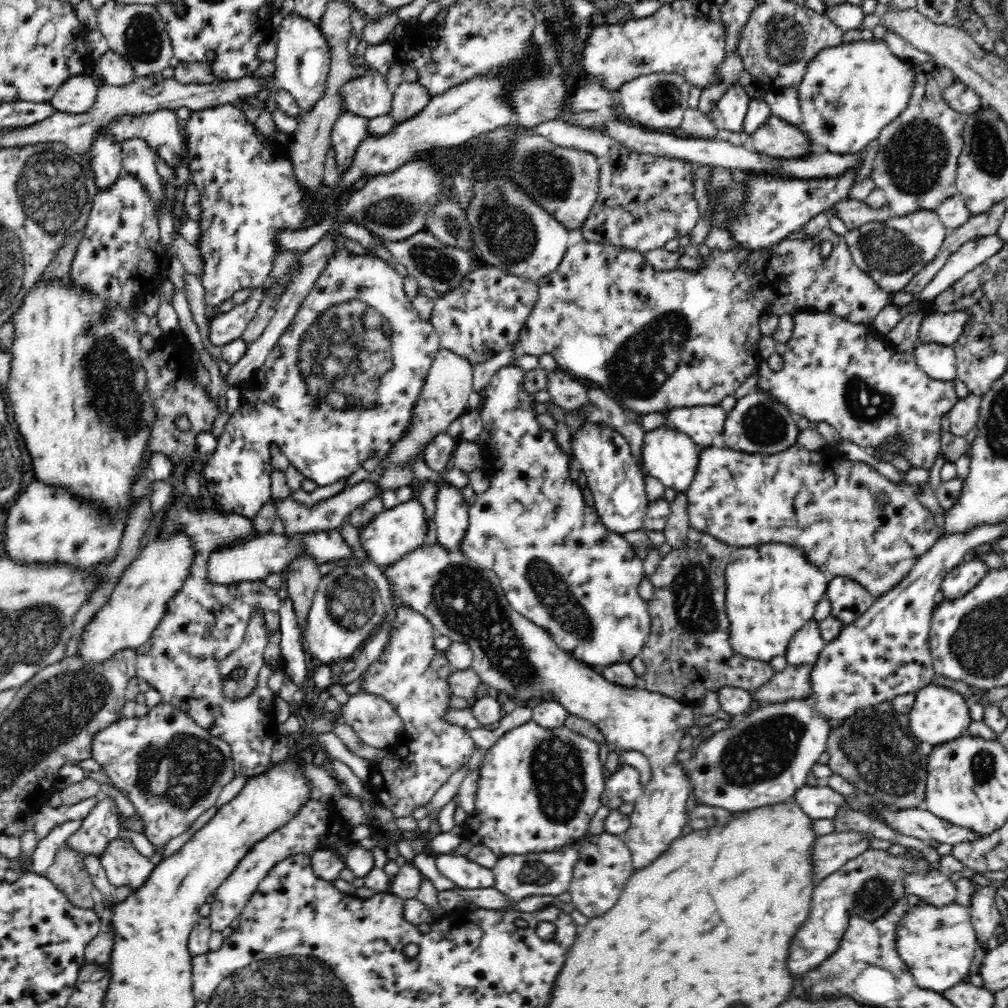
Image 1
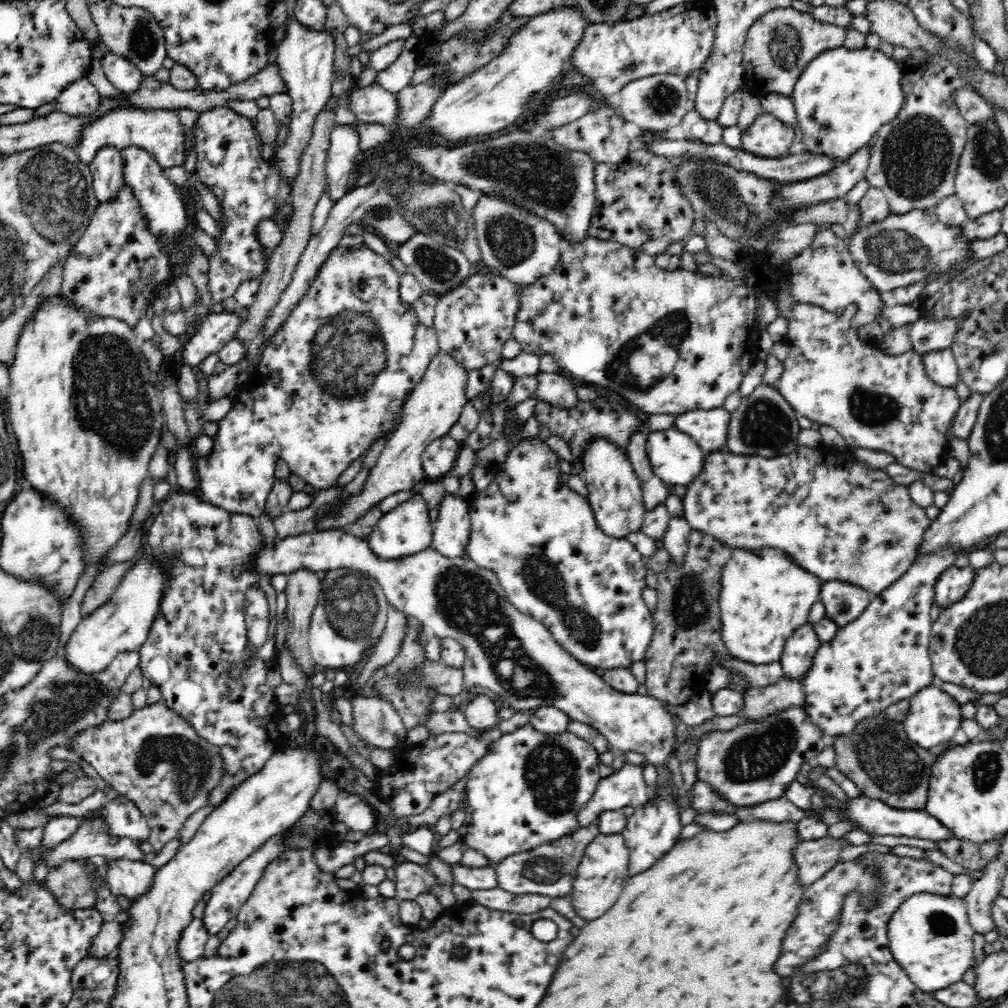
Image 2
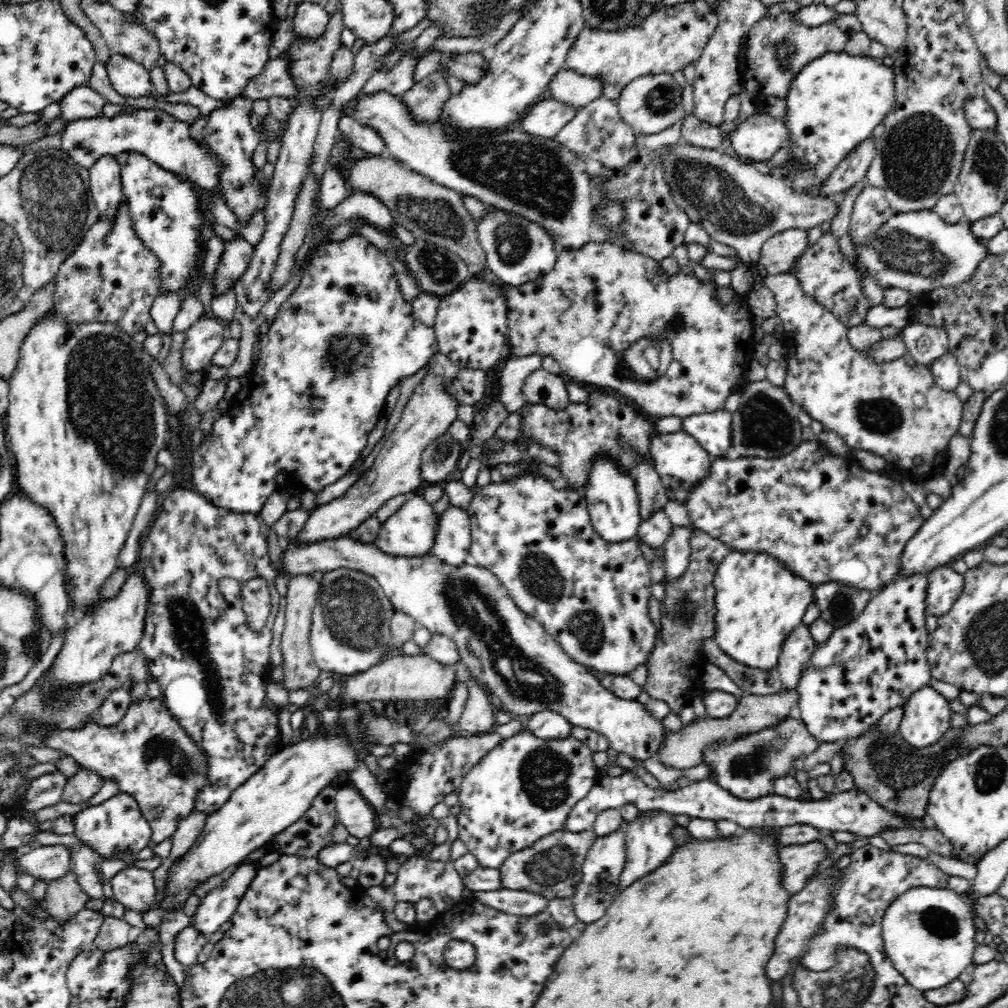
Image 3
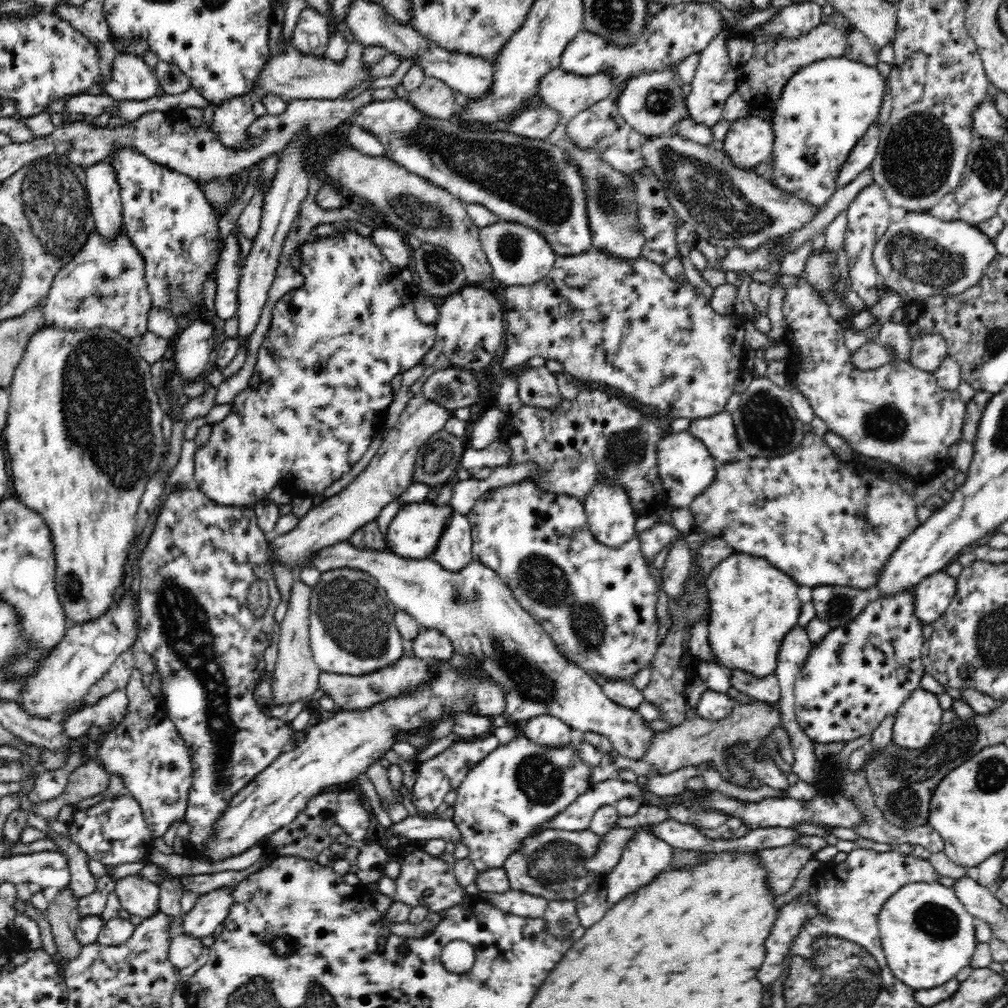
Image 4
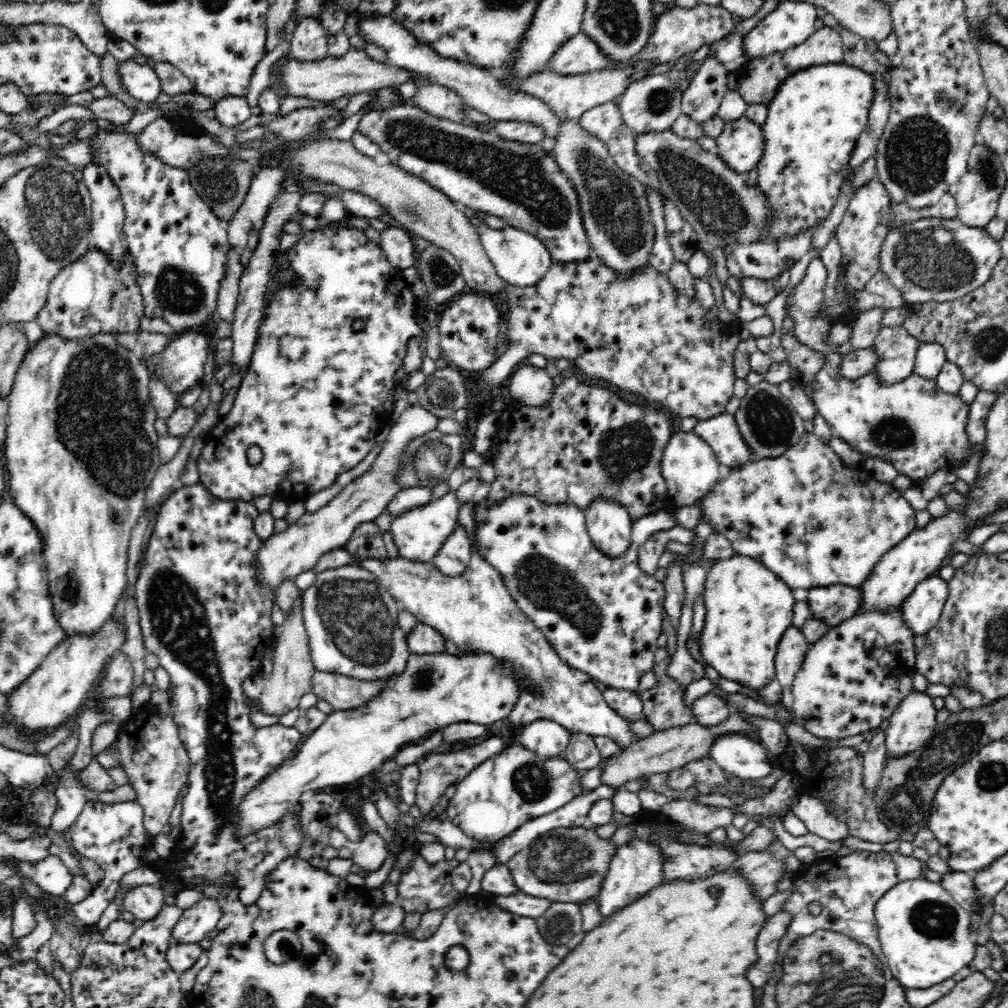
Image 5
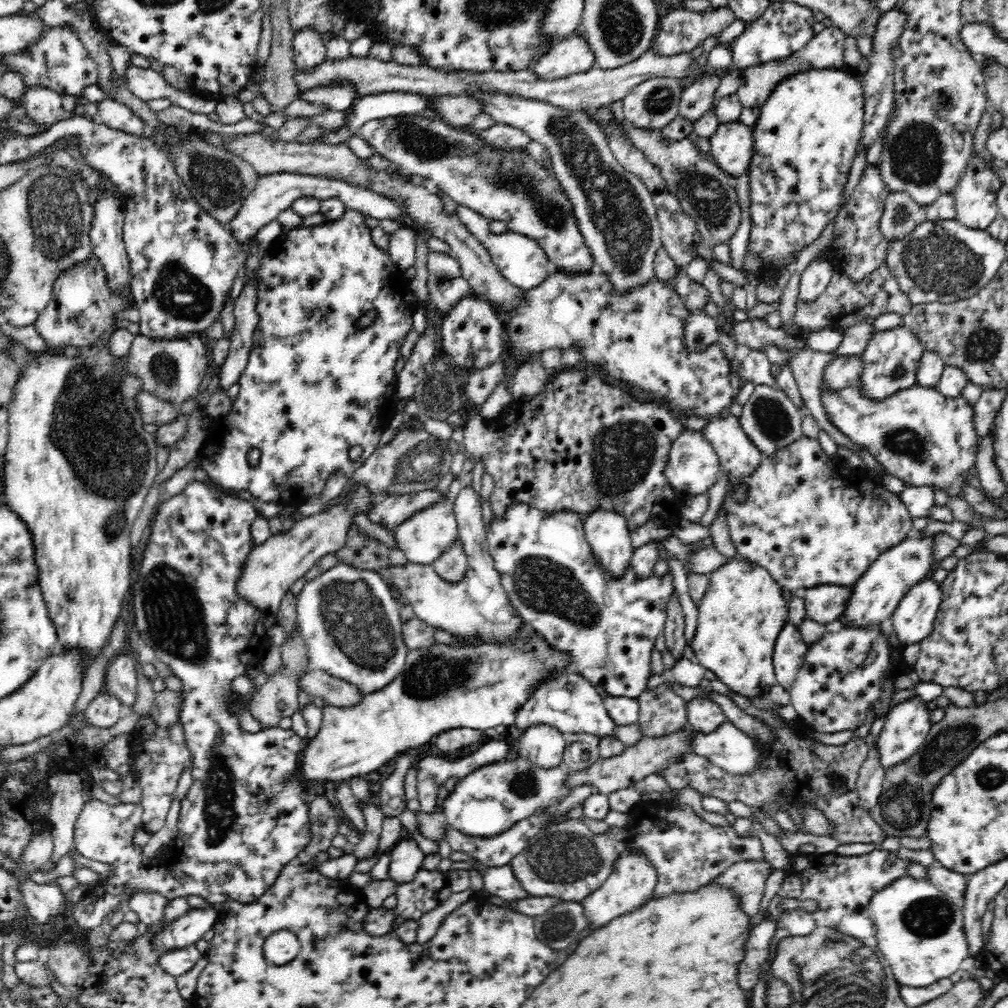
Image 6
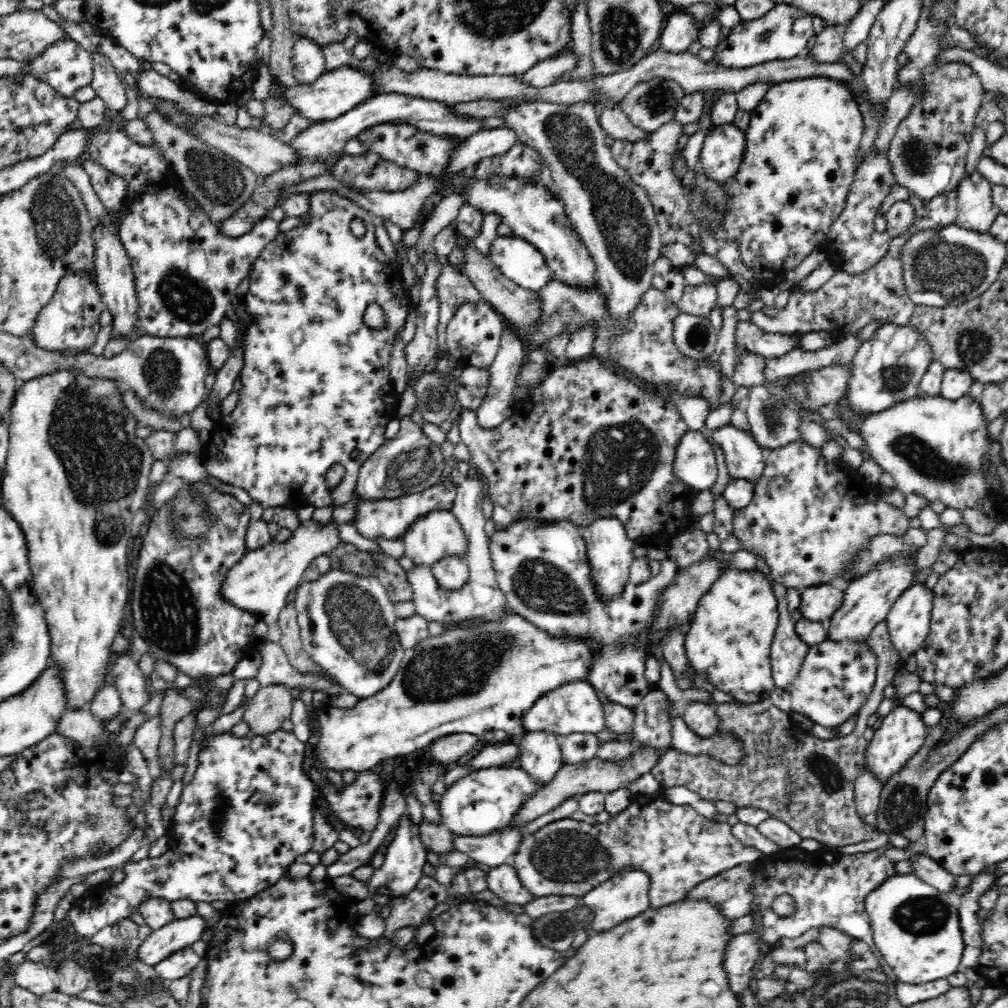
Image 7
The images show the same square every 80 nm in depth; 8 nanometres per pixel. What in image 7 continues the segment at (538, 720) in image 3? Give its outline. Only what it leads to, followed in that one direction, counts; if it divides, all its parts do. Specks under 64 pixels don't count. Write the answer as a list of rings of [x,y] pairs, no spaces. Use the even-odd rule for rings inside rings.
[[[530,732],[517,740],[520,764],[538,786],[546,786],[565,764],[554,734]]]

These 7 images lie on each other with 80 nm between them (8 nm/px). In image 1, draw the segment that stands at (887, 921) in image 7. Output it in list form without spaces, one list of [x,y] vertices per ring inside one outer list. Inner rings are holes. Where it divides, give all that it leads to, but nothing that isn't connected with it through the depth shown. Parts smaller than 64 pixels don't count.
[[[918,897],[898,920],[895,933],[896,951],[920,988],[940,993],[969,977],[978,941],[967,906],[956,901],[936,906],[925,900],[926,898]]]

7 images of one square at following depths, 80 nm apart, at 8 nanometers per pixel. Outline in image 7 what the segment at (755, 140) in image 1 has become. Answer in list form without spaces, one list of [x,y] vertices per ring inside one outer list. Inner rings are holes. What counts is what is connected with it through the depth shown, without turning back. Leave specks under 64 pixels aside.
[[[733,124],[715,126],[702,142],[698,164],[706,177],[724,184],[738,172],[744,146],[746,137],[740,128]]]

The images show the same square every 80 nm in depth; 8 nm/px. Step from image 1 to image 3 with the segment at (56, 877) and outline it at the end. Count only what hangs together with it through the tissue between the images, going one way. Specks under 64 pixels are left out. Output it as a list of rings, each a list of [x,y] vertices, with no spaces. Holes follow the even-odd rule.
[[[69,871],[61,879],[47,884],[46,896],[42,903],[50,919],[63,925],[84,909],[86,900],[88,895],[76,883],[74,873]]]

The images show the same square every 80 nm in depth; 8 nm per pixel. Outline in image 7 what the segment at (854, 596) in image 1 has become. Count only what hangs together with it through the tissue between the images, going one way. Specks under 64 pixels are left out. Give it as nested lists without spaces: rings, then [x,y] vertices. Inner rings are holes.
[[[827,584],[815,585],[802,592],[800,612],[805,619],[822,622],[841,608],[842,602],[842,590]]]

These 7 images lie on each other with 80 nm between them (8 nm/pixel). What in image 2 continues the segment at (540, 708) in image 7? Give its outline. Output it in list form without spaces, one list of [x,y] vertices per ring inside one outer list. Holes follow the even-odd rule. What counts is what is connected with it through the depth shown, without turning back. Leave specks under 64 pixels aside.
[[[343,530],[309,531],[299,536],[284,538],[278,540],[275,545],[266,545],[255,558],[255,570],[262,575],[264,572],[272,575],[289,575],[300,569],[317,573],[341,568],[359,570],[375,578],[383,589],[387,602],[406,616],[414,617],[426,633],[439,638],[450,637],[457,640],[464,647],[464,664],[461,669],[466,681],[465,690],[469,691],[475,686],[480,686],[481,689],[488,688],[497,694],[500,704],[512,707],[516,712],[531,713],[537,708],[552,706],[570,717],[570,720],[599,730],[612,746],[612,750],[619,750],[622,753],[635,752],[644,755],[652,766],[655,764],[666,766],[668,754],[672,752],[672,746],[677,740],[672,721],[674,715],[664,709],[664,702],[648,694],[640,695],[637,692],[624,694],[614,690],[604,682],[600,671],[578,662],[566,652],[541,622],[518,611],[508,601],[496,573],[471,562],[470,558],[453,560],[430,547],[410,556],[386,560],[380,558],[370,548],[367,540],[358,539]]]

